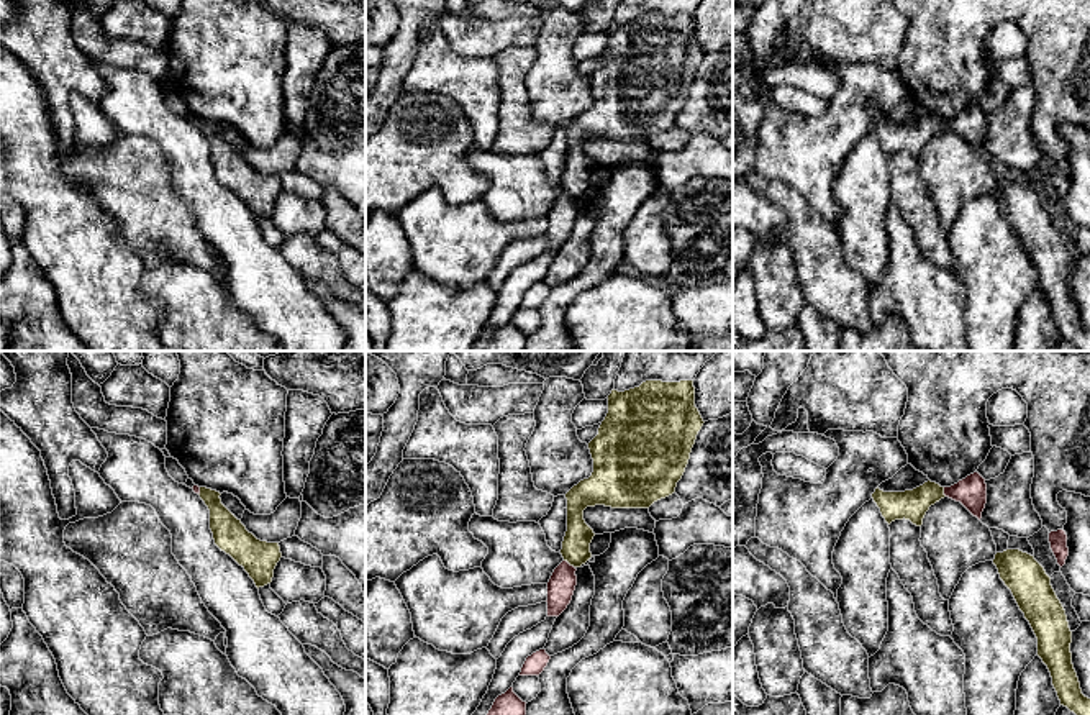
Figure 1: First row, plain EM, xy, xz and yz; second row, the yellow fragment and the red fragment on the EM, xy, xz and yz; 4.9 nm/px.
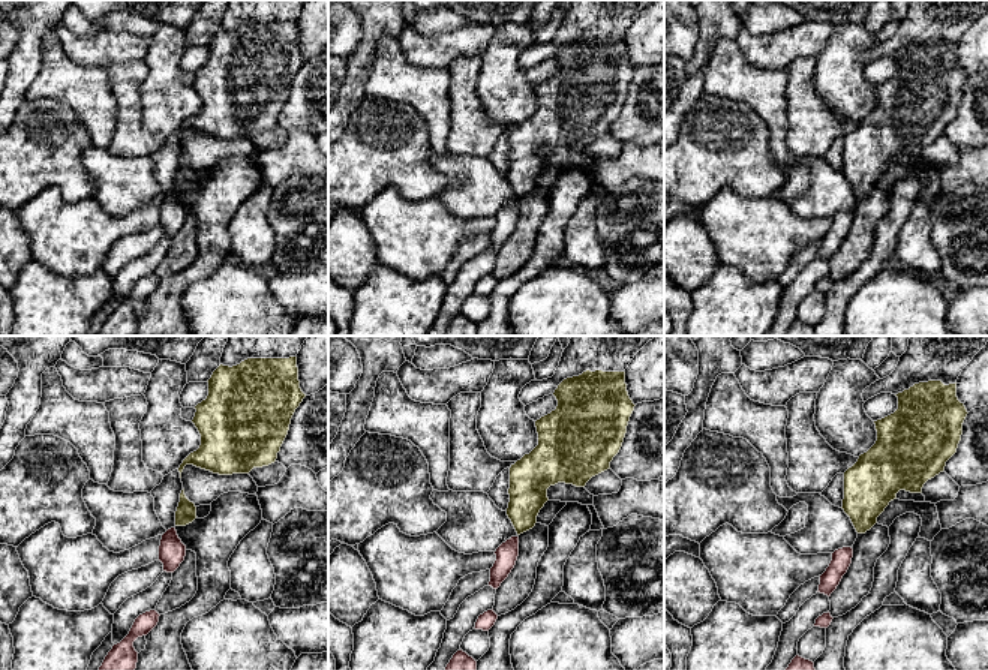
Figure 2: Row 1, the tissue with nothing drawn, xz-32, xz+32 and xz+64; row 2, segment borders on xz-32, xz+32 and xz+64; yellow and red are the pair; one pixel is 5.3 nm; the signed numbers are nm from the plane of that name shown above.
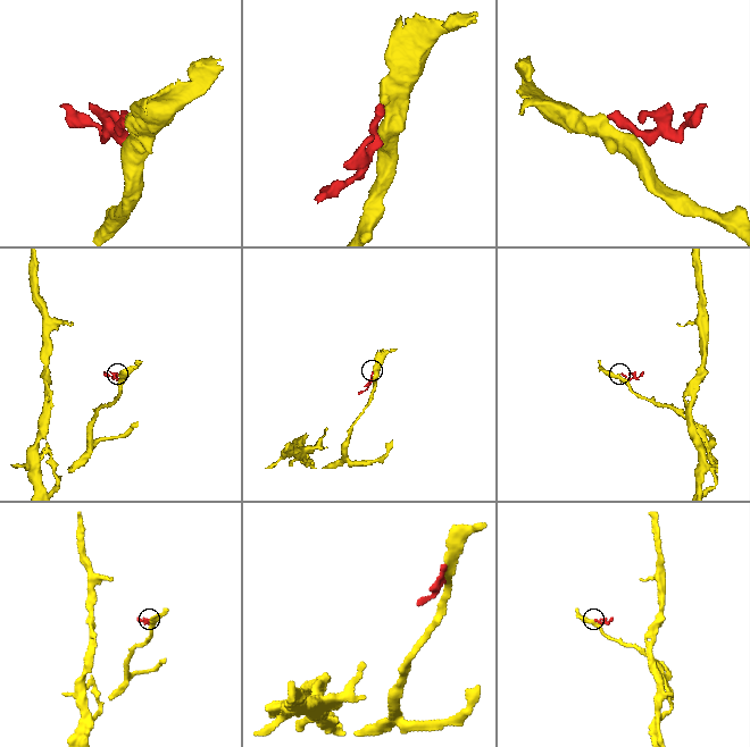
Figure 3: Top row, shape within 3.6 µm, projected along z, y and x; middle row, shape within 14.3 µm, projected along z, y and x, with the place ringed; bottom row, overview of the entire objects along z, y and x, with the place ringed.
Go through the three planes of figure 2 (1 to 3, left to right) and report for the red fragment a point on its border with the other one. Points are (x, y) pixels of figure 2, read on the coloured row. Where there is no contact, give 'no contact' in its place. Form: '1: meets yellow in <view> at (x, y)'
1: no contact
2: no contact
3: no contact

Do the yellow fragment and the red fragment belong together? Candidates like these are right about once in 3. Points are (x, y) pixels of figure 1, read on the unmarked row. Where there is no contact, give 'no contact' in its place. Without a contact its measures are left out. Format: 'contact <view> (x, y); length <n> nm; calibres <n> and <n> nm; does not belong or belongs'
contact xz (569, 195); length 70 nm; calibres 140 and 140 nm; does not belong

